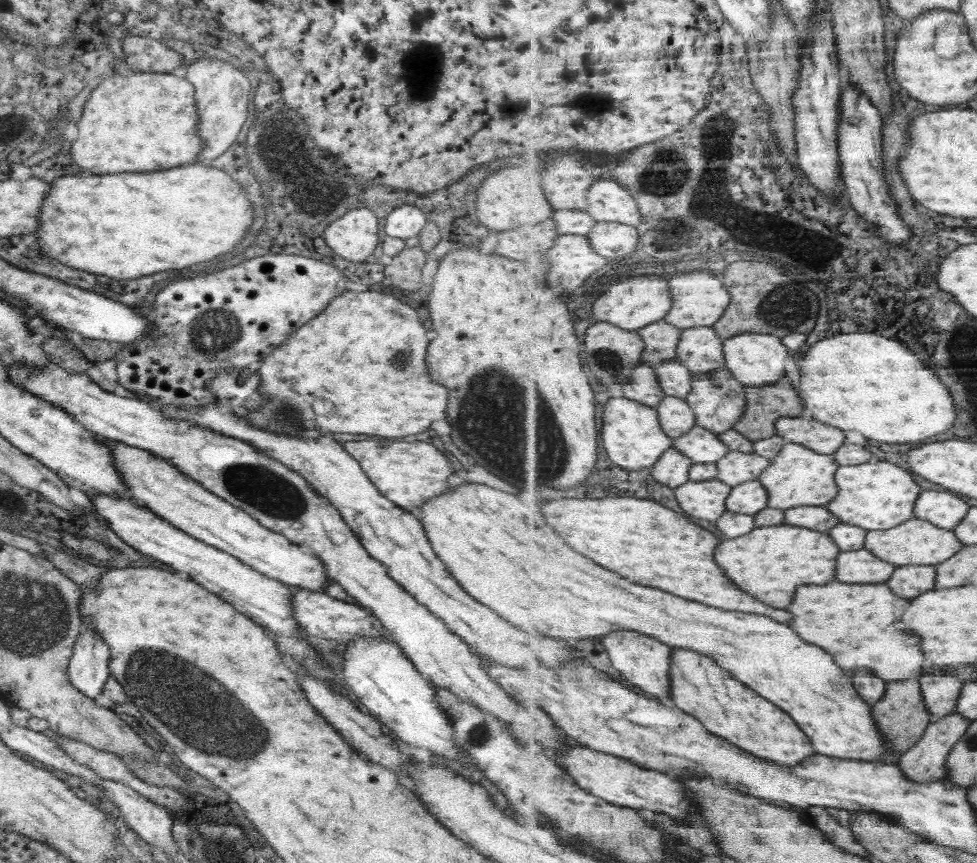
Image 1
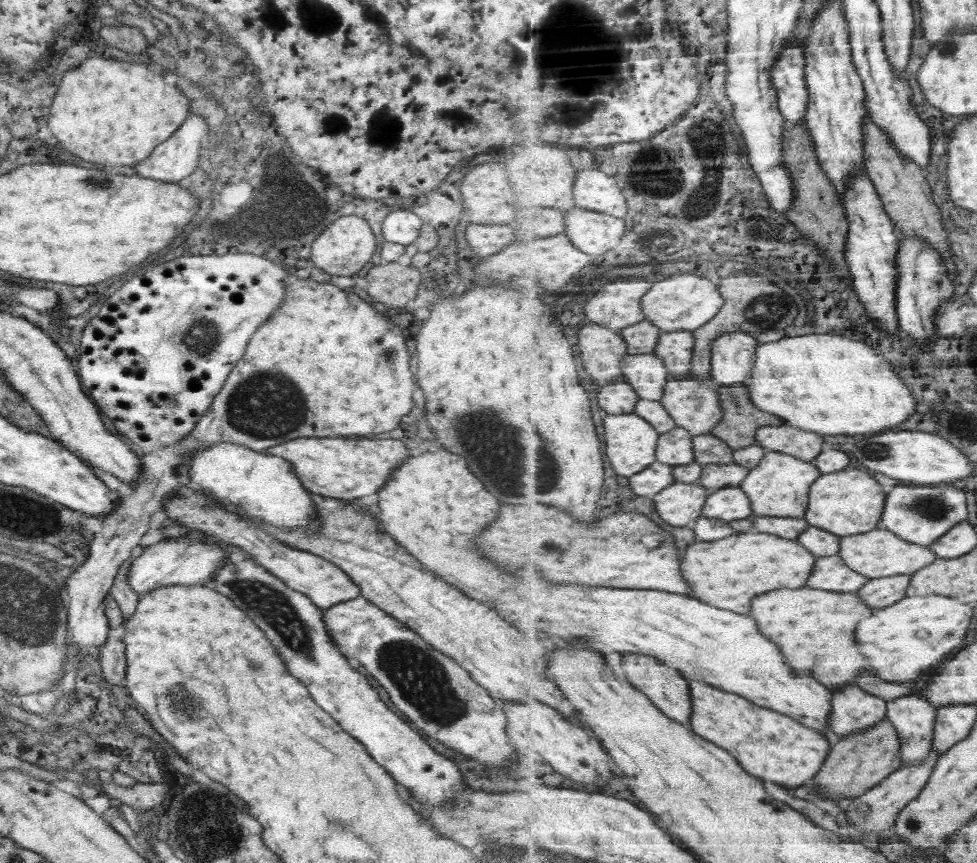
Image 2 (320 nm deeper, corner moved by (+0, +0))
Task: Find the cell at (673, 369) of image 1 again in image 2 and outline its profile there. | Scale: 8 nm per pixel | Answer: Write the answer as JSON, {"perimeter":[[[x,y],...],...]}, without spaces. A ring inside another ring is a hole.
{"perimeter":[[[655,353],[628,355],[623,360],[623,380],[628,381],[644,400],[664,398],[671,372],[663,358]]]}

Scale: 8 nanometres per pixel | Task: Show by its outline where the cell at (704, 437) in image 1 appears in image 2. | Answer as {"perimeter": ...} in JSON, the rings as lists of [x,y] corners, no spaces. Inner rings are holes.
{"perimeter":[[[684,427],[661,434],[657,460],[674,467],[692,464],[696,460],[695,436]]]}

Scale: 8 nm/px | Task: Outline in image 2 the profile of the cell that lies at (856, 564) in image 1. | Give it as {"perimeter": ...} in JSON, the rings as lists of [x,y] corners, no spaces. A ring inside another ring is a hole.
{"perimeter":[[[838,554],[819,557],[807,587],[836,592],[859,592],[870,582],[870,579],[869,576],[864,576],[850,568]]]}

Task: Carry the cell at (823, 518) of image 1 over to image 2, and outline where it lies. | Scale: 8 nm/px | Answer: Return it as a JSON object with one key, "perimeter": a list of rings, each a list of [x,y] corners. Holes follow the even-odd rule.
{"perimeter":[[[753,516],[755,531],[767,532],[787,538],[788,540],[797,540],[809,528],[810,523],[805,518],[792,518],[780,516]]]}

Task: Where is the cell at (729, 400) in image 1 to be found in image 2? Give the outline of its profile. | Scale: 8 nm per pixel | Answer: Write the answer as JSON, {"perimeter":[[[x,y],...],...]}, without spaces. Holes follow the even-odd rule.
{"perimeter":[[[686,378],[684,380],[672,379],[661,403],[676,419],[678,427],[687,428],[694,436],[711,433],[724,418],[723,400],[720,398],[722,385],[713,380],[698,380]]]}

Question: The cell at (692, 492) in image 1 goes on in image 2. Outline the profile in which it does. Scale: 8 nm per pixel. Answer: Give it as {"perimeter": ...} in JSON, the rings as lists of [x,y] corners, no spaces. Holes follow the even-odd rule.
{"perimeter":[[[676,482],[655,496],[657,511],[664,521],[674,526],[692,526],[704,517],[704,507],[711,498],[700,482]]]}

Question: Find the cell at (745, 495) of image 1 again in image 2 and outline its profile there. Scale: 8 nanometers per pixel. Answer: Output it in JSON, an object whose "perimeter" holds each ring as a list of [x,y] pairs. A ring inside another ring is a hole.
{"perimeter":[[[741,485],[726,487],[711,494],[704,507],[704,517],[720,518],[730,523],[754,515],[752,499]]]}

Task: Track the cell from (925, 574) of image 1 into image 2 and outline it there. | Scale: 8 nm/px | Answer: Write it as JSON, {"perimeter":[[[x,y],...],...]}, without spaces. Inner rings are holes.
{"perimeter":[[[912,574],[870,579],[870,582],[859,590],[859,594],[872,608],[885,609],[907,596],[911,582]]]}

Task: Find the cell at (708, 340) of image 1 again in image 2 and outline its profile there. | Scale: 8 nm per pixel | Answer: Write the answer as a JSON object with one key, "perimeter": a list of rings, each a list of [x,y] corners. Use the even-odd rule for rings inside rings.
{"perimeter":[[[664,332],[654,353],[664,359],[672,379],[684,380],[691,374],[696,345],[695,332]]]}

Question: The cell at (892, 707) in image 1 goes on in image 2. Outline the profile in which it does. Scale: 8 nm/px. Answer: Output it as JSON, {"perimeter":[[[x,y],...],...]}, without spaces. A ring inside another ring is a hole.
{"perimeter":[[[886,718],[882,723],[846,736],[833,748],[826,765],[812,779],[814,789],[830,802],[858,798],[882,784],[903,767],[903,740],[899,730]]]}

